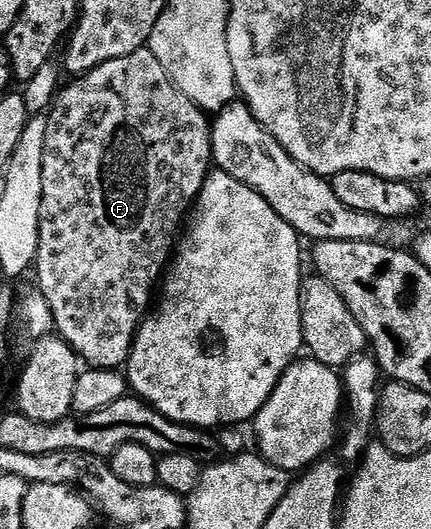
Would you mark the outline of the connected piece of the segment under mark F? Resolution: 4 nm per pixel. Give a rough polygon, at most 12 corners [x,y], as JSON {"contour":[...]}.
{"contour":[[146,46],[47,113],[34,273],[127,365],[213,171]]}

